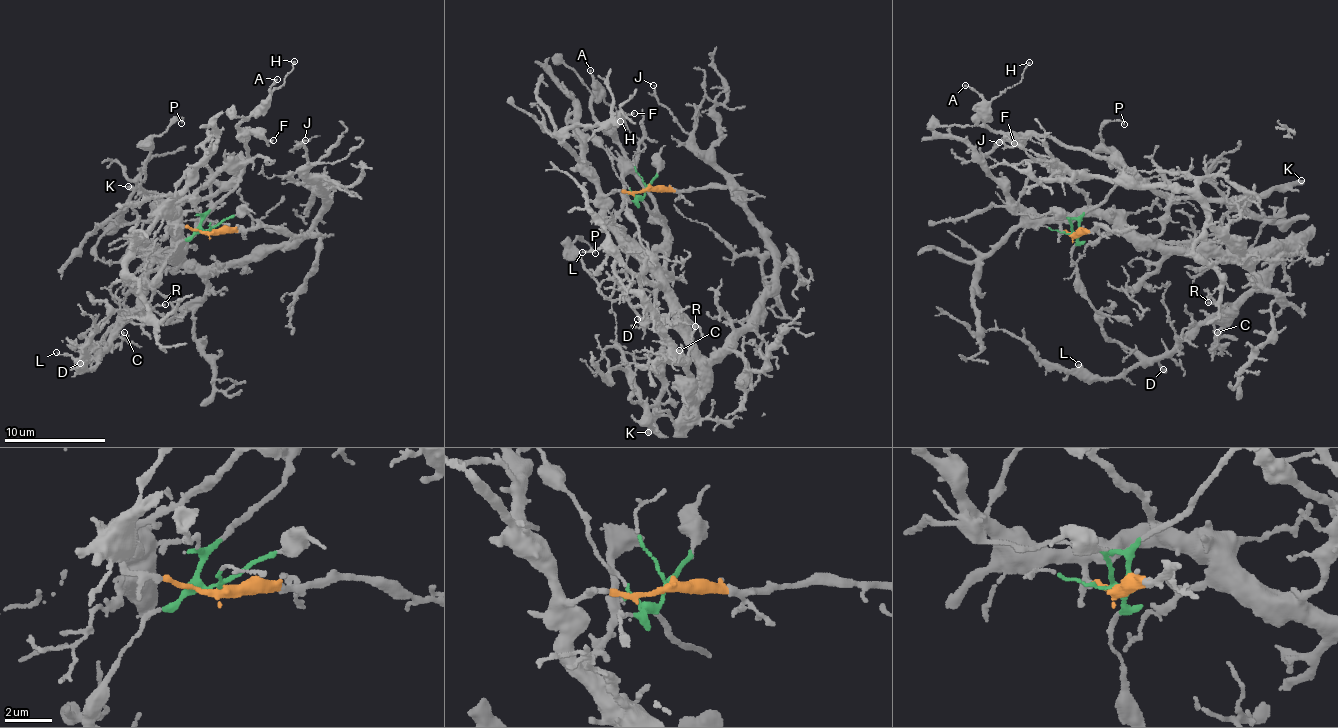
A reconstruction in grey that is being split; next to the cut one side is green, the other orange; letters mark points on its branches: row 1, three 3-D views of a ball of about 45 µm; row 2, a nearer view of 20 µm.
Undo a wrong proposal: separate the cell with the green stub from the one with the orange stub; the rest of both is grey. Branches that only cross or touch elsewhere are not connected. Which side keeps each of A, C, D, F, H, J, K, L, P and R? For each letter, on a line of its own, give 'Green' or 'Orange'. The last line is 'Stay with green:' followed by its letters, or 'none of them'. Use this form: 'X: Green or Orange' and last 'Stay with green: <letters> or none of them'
A: Green
C: Orange
D: Orange
F: Green
H: Green
J: Orange
K: Green
L: Orange
P: Green
R: Orange
Stay with green: A, F, H, K, P

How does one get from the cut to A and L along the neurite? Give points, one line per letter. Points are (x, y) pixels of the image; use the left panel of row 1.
A: (209, 230), (201, 220), (229, 194), (247, 161), (250, 135), (238, 130), (240, 124), (276, 80)
L: (209, 230), (176, 226), (163, 210), (175, 250), (137, 283), (116, 293), (123, 326), (89, 368), (57, 351)

